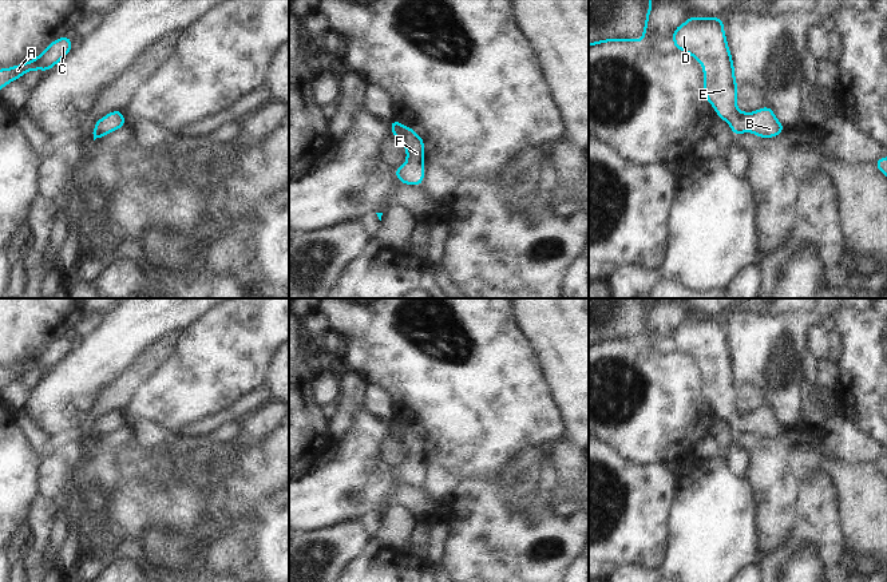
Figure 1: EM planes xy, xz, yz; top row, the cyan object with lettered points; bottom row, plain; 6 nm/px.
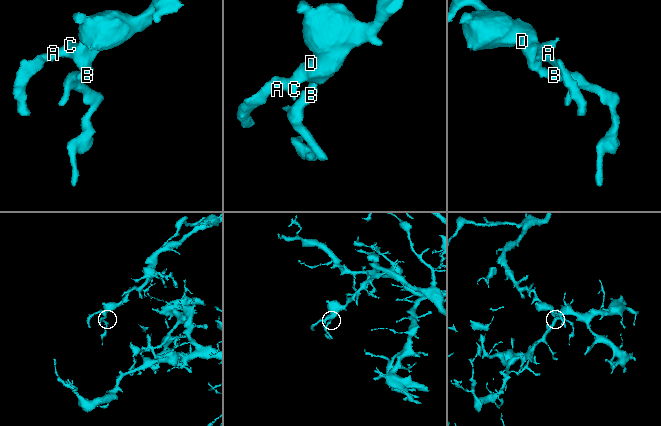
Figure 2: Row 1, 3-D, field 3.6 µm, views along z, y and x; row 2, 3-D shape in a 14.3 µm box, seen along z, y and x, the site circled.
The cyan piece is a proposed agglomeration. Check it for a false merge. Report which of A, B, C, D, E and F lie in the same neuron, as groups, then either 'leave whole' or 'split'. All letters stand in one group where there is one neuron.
groups A B C D E F; leave whole

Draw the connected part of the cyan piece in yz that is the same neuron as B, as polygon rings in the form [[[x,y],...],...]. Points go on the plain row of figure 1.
[[[690,316],[673,330],[673,347],[701,363],[704,395],[717,416],[729,423],[734,436],[755,432],[759,438],[775,438],[787,429],[768,405],[748,413],[737,408],[737,381],[722,318]]]

